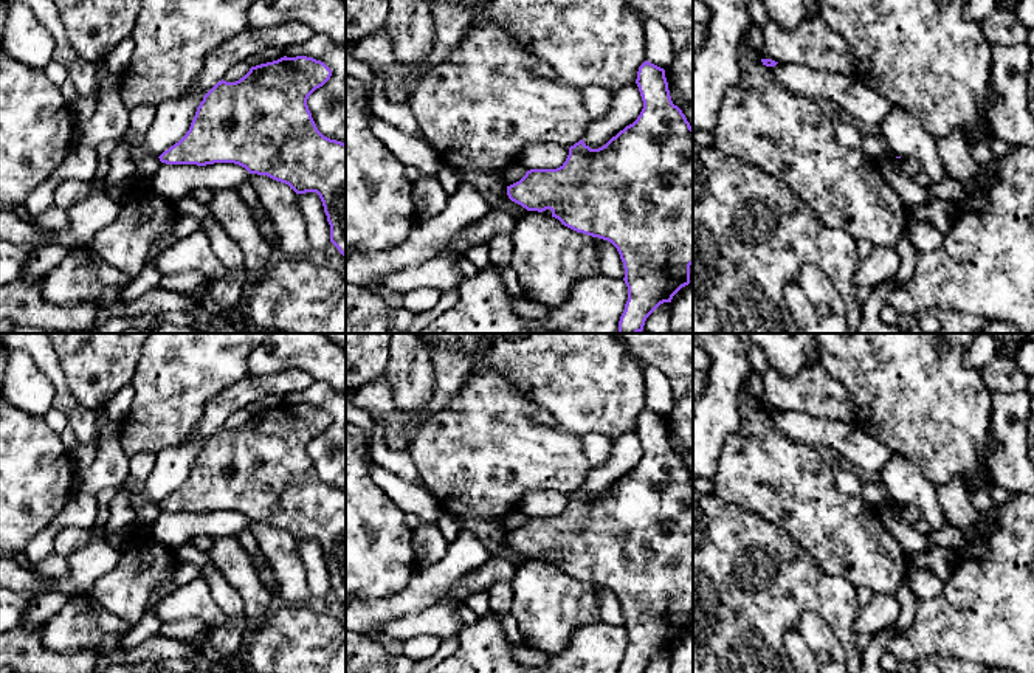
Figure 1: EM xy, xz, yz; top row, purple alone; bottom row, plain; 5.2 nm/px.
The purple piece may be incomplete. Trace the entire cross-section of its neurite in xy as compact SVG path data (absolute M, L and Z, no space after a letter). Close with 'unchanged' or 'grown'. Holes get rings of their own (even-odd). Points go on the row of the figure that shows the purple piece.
M284 56L251 67L236 82L222 79L203 96L186 135L158 158L166 164L234 163L285 183L296 194L316 192L330 225L330 242L346 257L346 144L324 136L307 105L308 96L330 76L321 60Z; unchanged

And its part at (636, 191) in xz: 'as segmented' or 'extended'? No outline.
as segmented

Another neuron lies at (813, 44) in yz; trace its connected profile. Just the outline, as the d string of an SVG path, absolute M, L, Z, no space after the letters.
M820 17L806 19L797 29L788 31L770 20L764 28L764 48L761 59L772 59L778 64L800 64L828 74L854 76L856 56L848 42Z

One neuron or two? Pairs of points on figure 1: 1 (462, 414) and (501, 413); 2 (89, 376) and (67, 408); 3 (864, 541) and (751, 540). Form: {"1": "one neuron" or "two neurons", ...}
{"1": "one neuron", "2": "two neurons", "3": "two neurons"}

